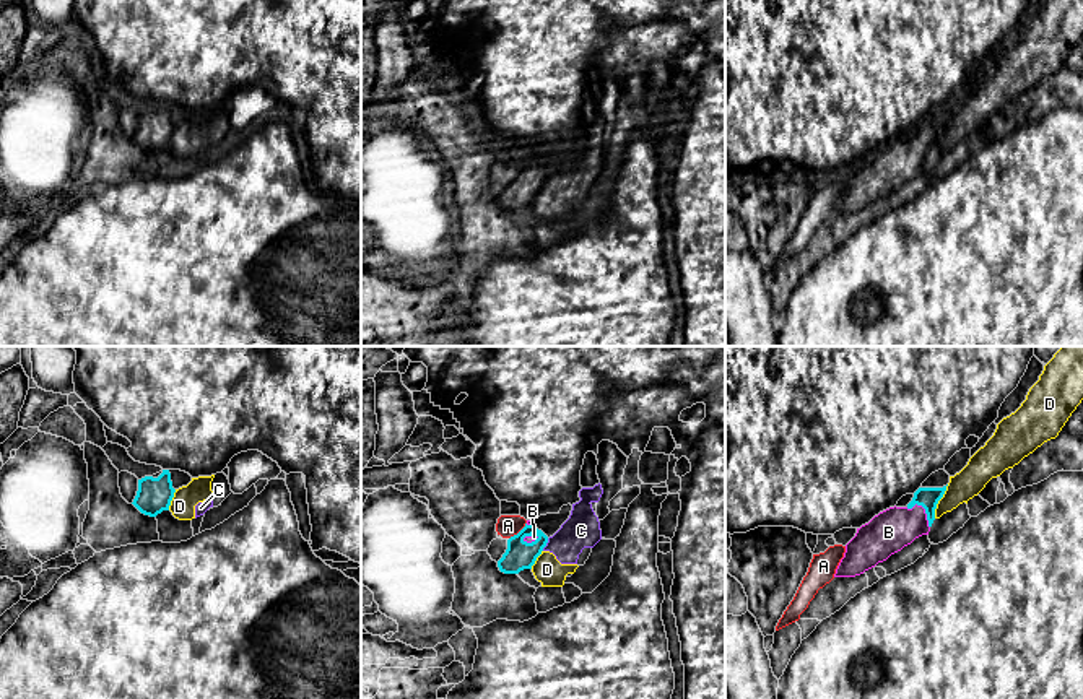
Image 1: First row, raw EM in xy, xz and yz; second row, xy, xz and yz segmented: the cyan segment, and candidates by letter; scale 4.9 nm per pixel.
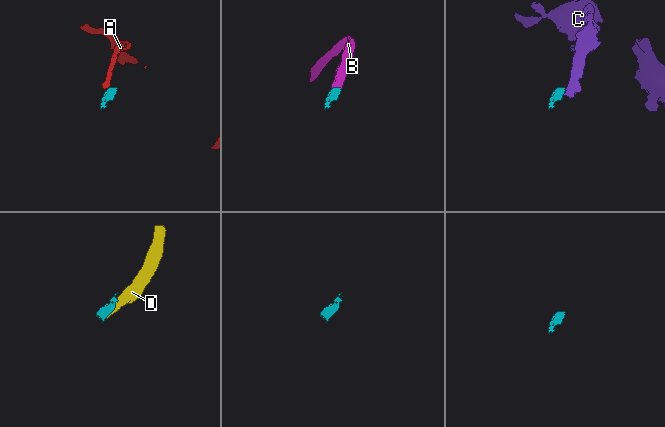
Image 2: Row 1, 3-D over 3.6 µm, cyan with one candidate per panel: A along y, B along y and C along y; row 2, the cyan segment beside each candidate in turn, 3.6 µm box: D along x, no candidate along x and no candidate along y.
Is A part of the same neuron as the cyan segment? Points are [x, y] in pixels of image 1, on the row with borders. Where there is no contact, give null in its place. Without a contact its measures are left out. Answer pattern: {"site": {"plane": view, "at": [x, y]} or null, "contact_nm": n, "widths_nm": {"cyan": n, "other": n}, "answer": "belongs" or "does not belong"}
{"site": {"plane": "xz", "at": [519, 532]}, "contact_nm": 120, "widths_nm": {"cyan": 140, "other": 110}, "answer": "does not belong"}

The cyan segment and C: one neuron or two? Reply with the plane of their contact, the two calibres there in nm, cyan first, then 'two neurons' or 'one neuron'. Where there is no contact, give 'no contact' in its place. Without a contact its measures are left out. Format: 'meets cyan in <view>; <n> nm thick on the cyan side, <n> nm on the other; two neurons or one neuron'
meets cyan in xz; 140 nm thick on the cyan side, 180 nm on the other; two neurons

